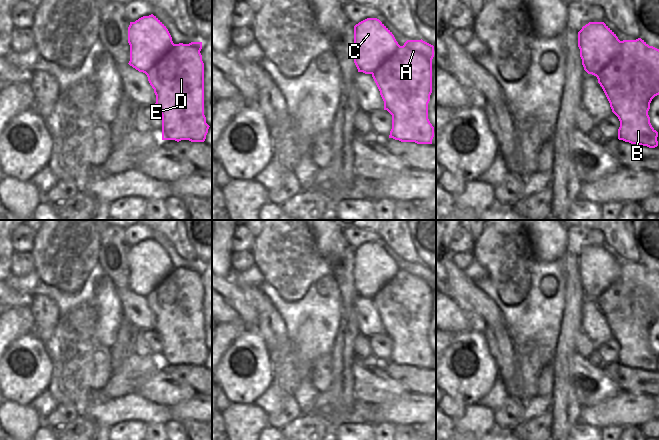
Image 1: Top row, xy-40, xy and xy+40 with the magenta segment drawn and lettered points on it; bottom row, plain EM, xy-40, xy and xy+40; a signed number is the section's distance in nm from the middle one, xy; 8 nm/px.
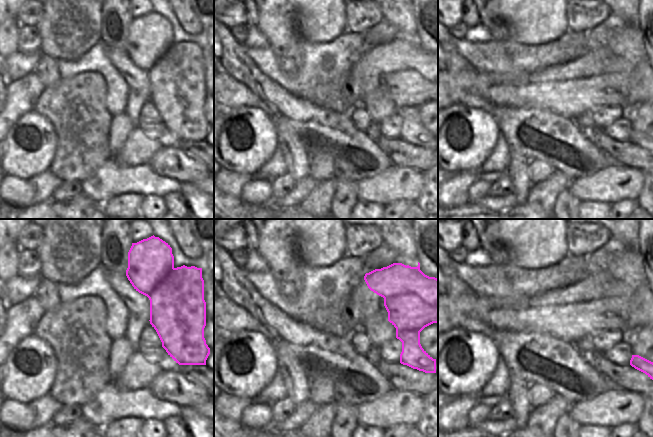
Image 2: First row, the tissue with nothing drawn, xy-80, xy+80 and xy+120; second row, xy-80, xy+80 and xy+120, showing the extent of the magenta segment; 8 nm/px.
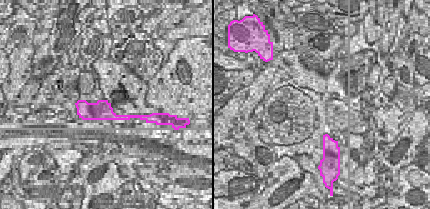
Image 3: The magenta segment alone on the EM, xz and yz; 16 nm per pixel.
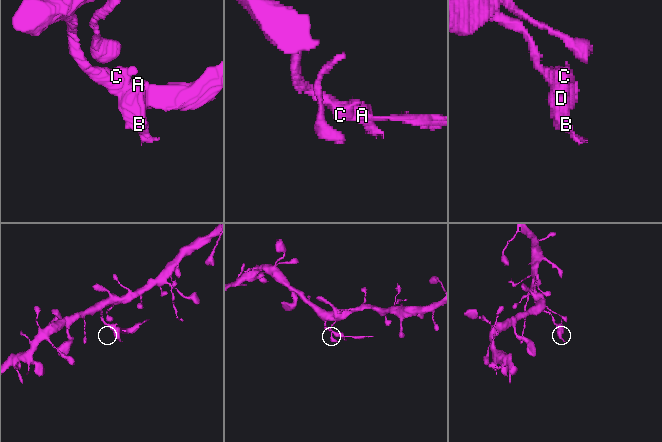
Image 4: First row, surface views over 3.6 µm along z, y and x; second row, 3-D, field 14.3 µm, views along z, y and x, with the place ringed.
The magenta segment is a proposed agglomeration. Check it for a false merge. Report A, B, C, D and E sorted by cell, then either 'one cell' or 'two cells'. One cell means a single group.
groups A B D E / C; two cells

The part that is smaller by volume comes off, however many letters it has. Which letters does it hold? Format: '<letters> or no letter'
A, B, D, E

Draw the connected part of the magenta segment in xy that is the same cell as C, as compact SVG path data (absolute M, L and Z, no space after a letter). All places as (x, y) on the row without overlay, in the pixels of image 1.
M377 242L354 250L354 287L358 296L373 298L400 271L392 256Z

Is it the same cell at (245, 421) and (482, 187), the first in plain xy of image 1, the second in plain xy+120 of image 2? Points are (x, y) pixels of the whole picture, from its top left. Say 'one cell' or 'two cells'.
one cell

